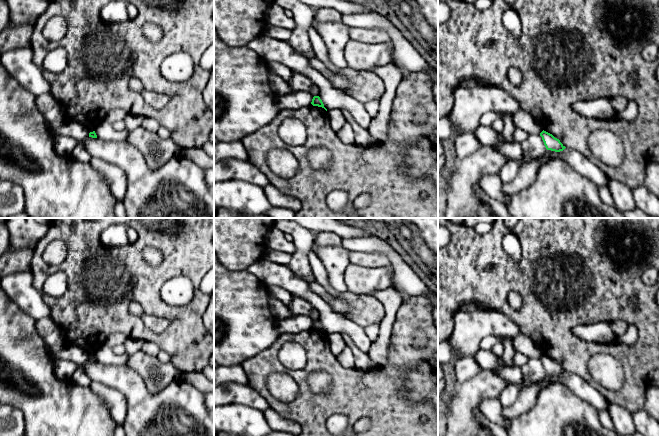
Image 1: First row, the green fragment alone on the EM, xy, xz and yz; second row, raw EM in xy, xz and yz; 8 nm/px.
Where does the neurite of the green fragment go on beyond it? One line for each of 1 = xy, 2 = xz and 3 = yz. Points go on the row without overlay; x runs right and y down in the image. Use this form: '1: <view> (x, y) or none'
1: none
2: none
3: none

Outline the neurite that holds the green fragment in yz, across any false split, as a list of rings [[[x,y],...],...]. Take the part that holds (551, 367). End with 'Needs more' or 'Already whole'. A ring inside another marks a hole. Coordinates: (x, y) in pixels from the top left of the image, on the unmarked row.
[[[544,354],[540,357],[540,360],[542,361],[542,364],[547,374],[560,376],[566,372],[559,363],[555,362],[552,358]]]. Already whole

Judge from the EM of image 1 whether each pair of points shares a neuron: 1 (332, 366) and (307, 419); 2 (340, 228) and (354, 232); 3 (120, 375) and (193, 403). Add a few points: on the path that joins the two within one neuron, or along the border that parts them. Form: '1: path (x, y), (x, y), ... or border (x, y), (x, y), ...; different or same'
1: path (336, 379), (336, 391), (320, 407); same
2: path (343, 230), (351, 232); same
3: path (138, 393), (145, 400), (175, 401); same

